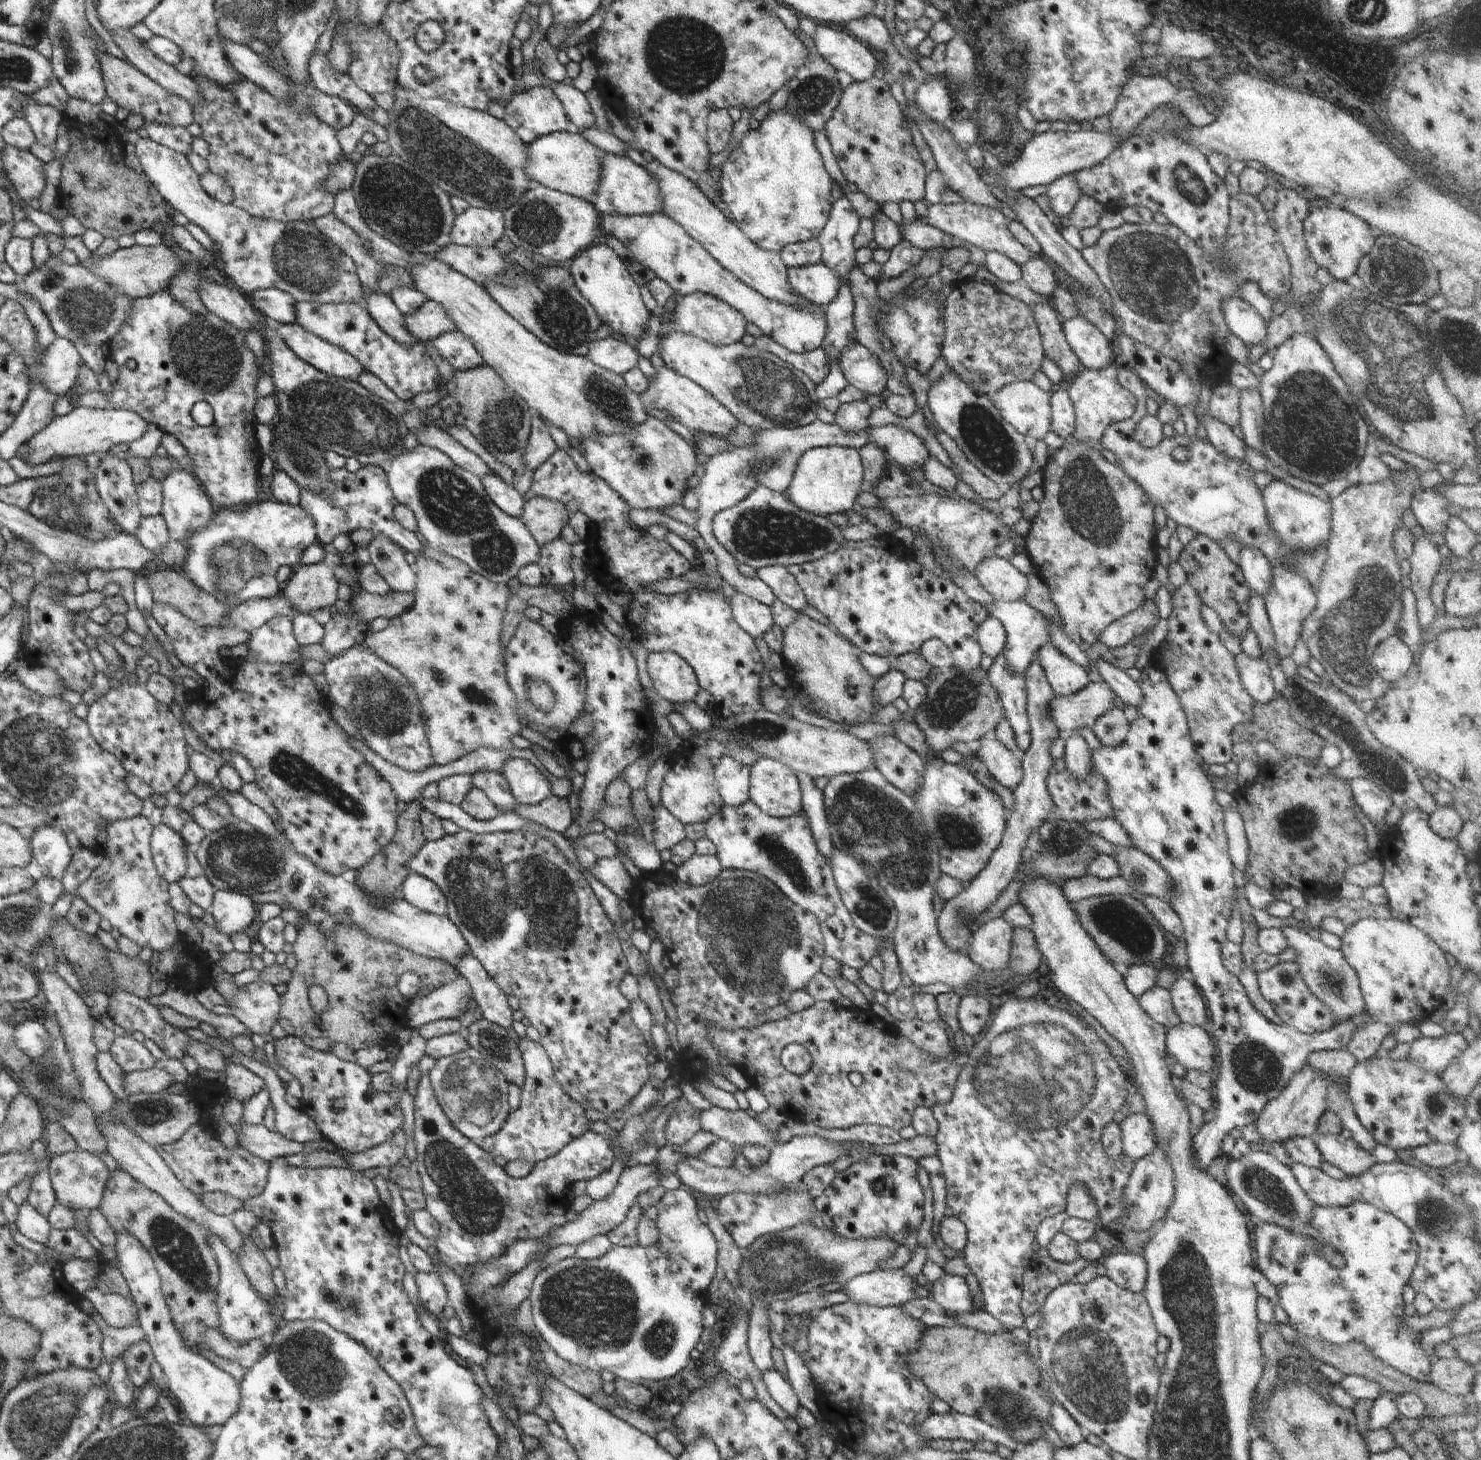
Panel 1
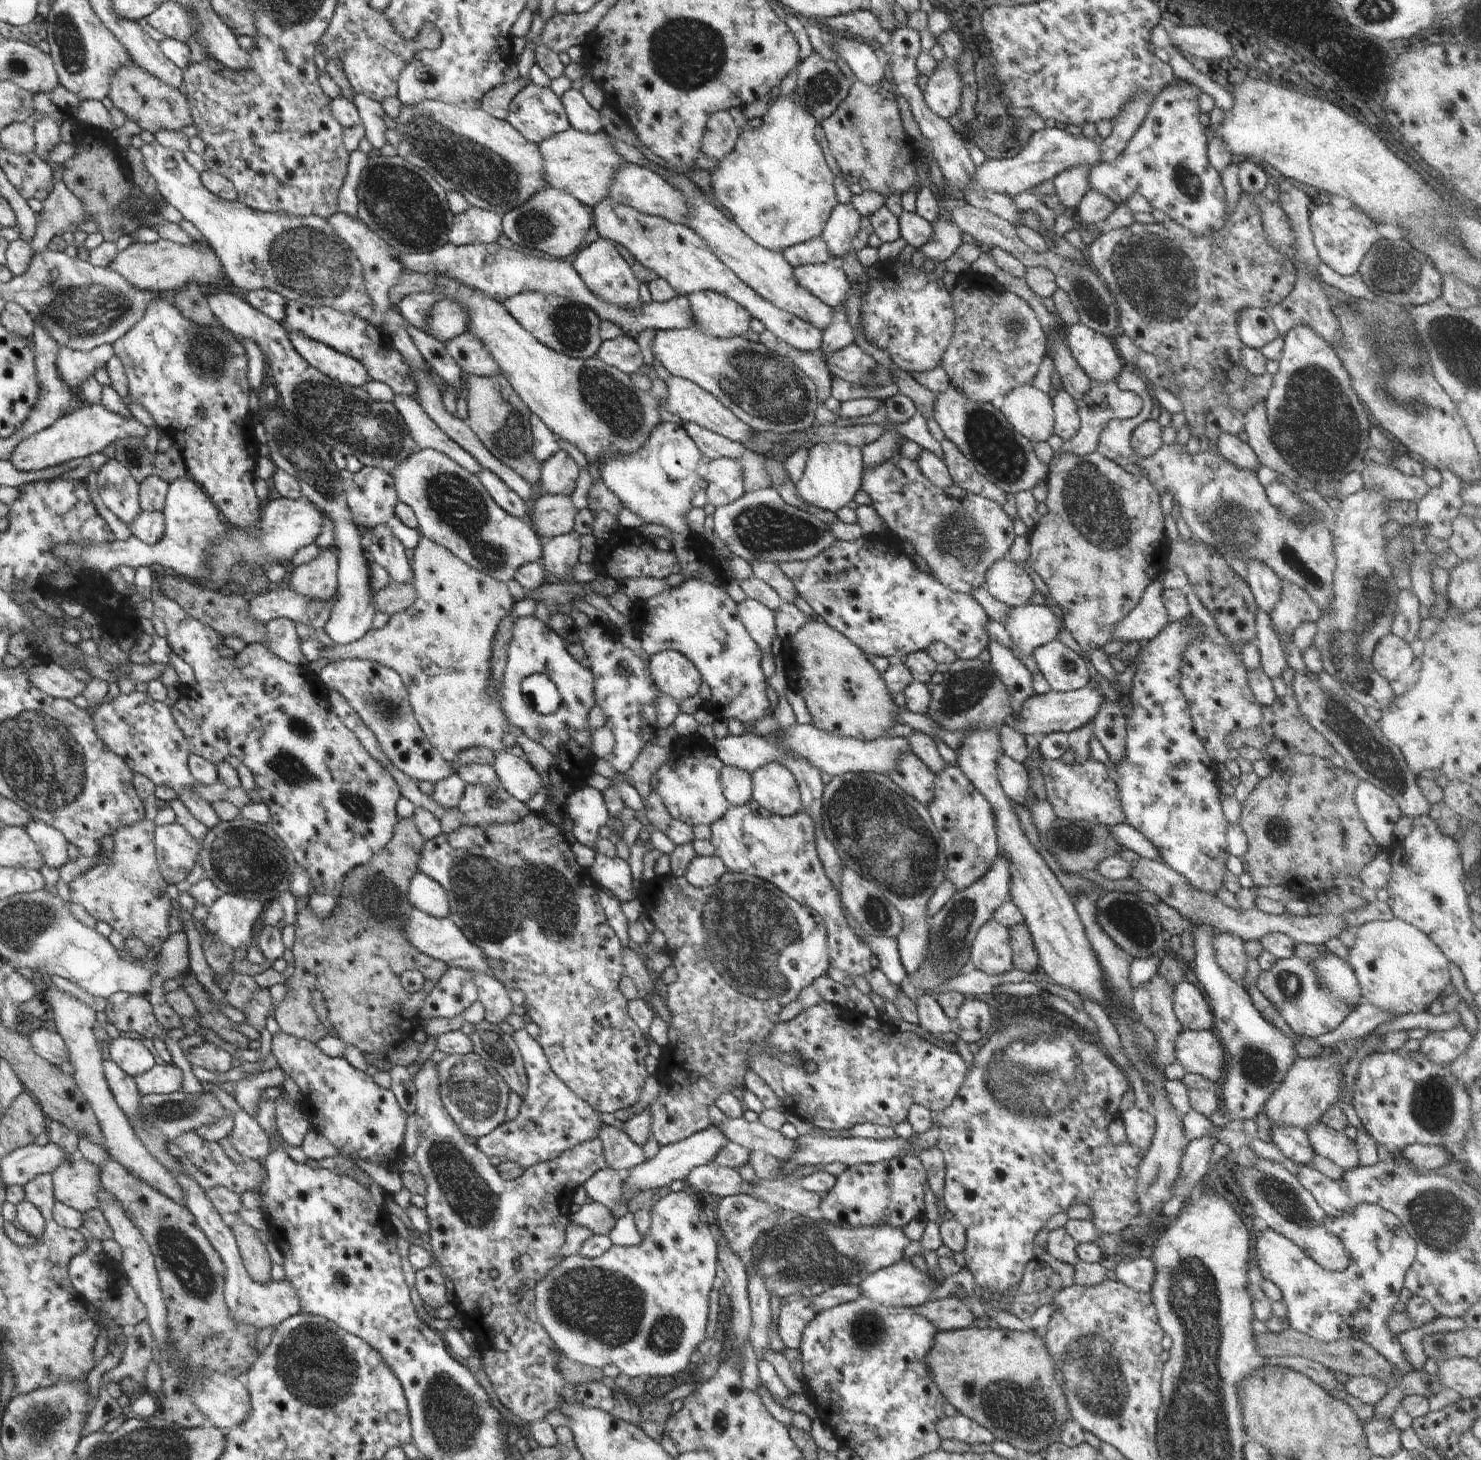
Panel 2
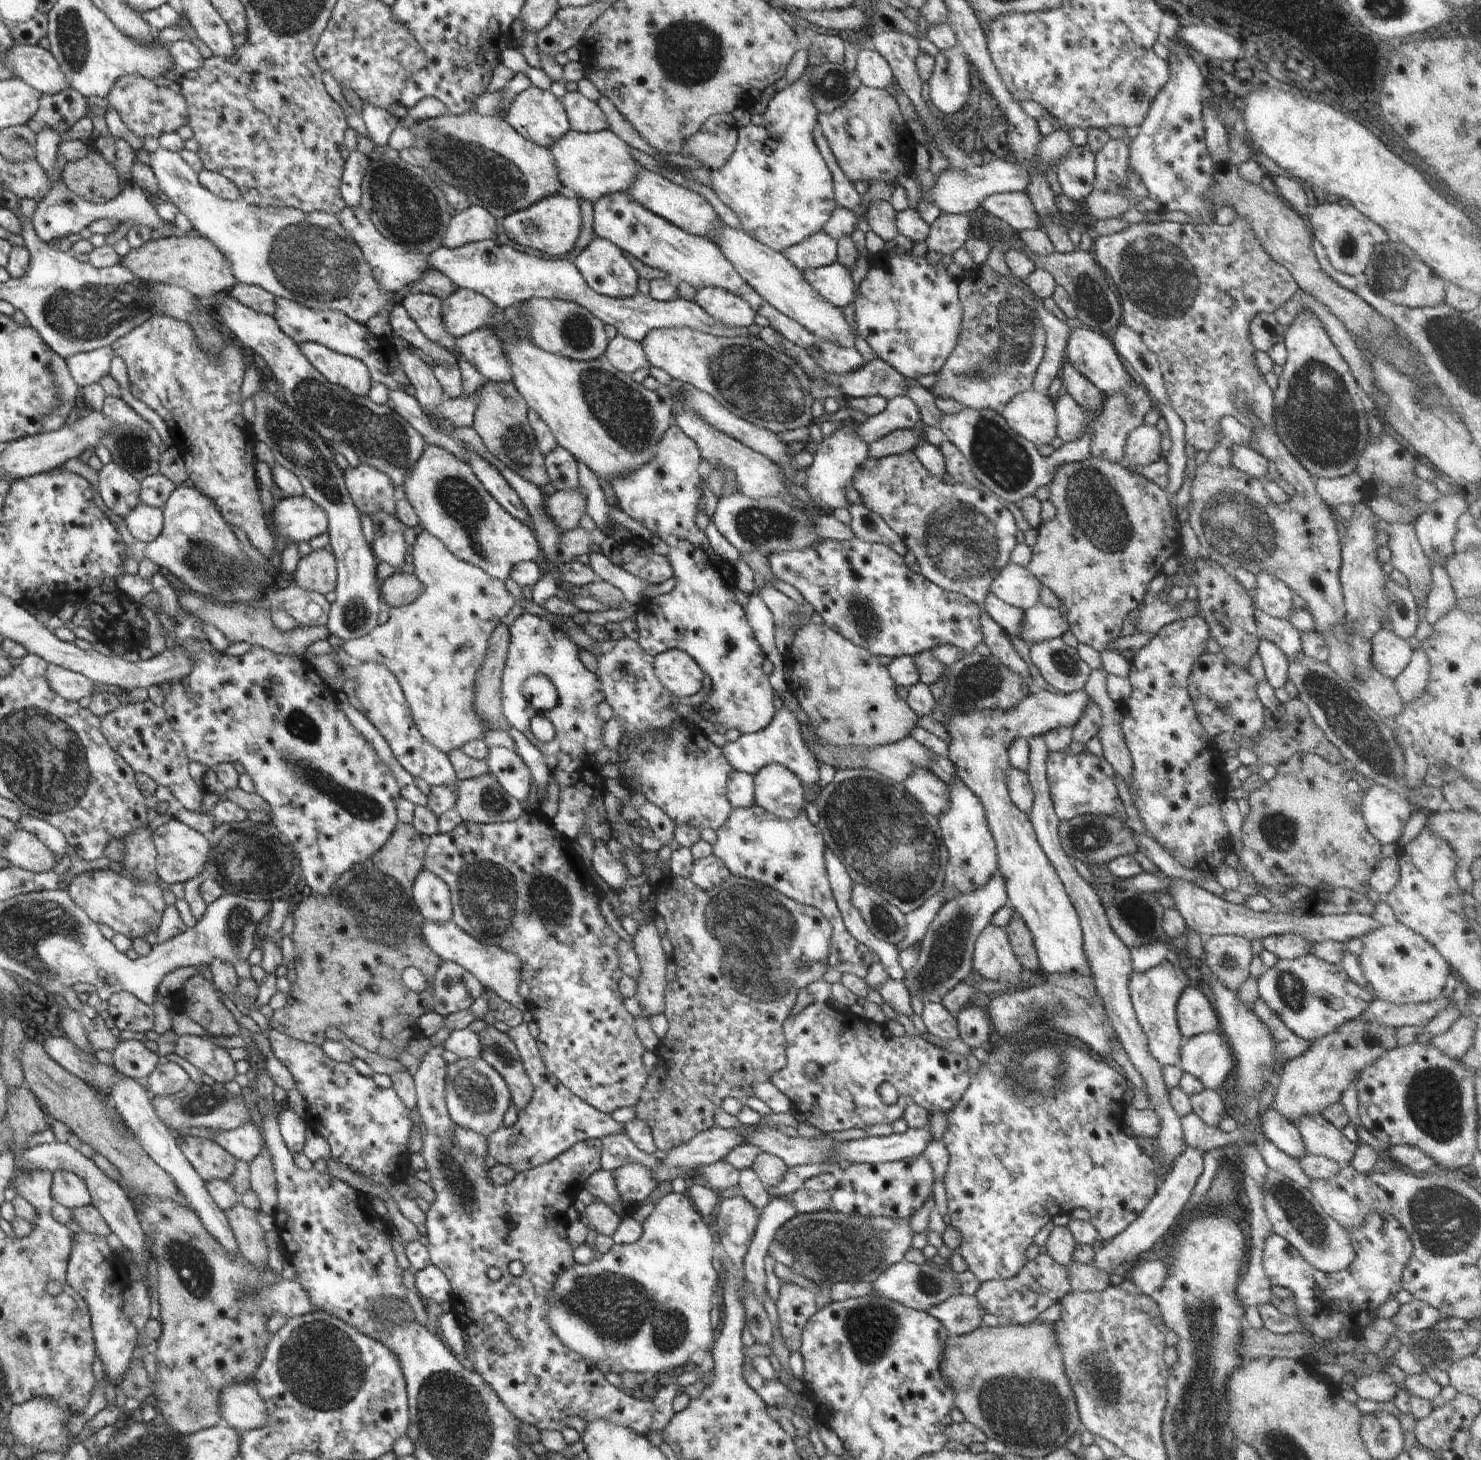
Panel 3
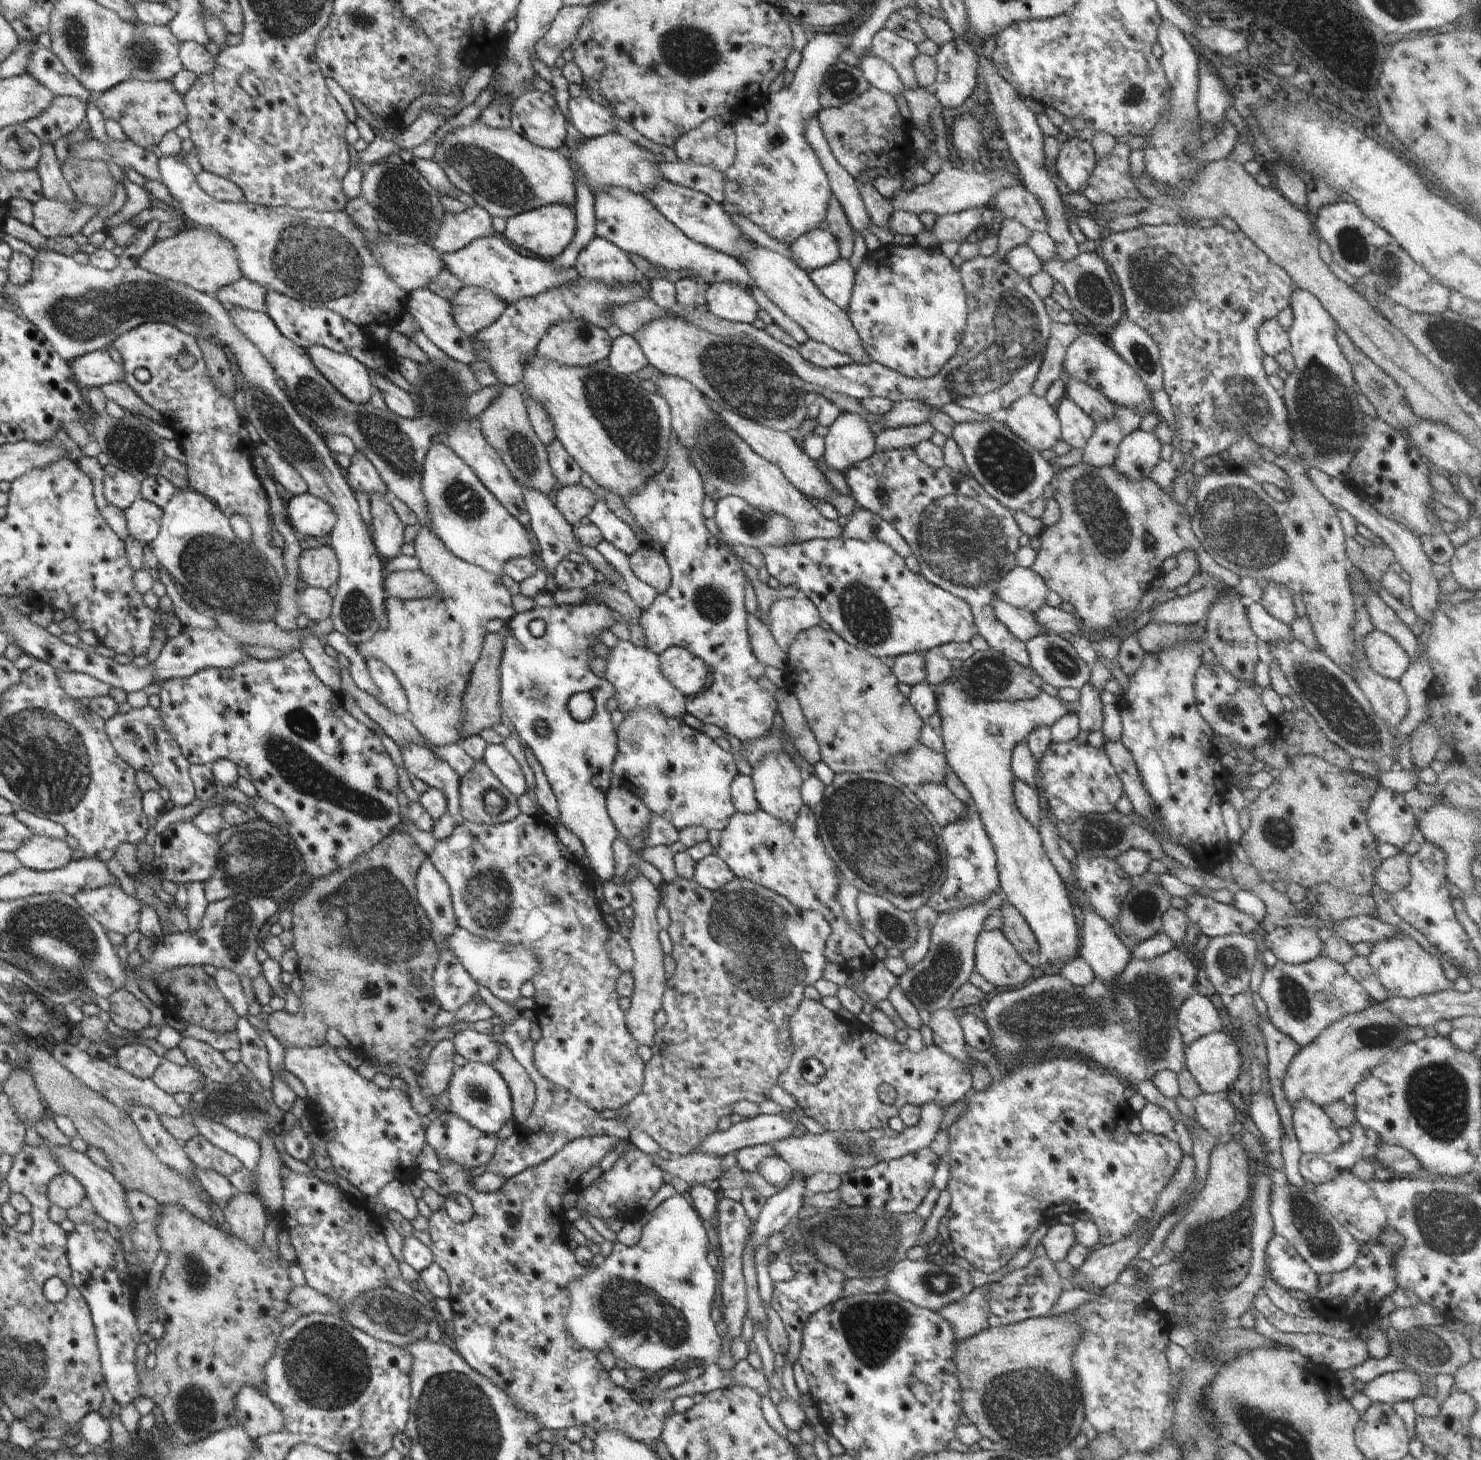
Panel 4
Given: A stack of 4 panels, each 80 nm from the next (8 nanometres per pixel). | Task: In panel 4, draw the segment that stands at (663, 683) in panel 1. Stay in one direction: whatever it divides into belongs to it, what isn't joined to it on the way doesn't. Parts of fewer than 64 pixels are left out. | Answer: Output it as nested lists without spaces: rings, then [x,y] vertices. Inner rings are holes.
[[[679,646],[663,650],[659,654],[659,663],[666,680],[686,697],[692,697],[704,688],[710,671],[700,657]]]

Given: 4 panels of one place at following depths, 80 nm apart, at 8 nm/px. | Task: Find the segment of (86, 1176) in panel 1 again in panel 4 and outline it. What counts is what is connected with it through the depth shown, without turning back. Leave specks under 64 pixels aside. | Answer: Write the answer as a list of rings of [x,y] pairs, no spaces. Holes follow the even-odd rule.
[[[70,1173],[56,1175],[48,1183],[47,1197],[52,1205],[66,1210],[87,1204],[84,1187]]]

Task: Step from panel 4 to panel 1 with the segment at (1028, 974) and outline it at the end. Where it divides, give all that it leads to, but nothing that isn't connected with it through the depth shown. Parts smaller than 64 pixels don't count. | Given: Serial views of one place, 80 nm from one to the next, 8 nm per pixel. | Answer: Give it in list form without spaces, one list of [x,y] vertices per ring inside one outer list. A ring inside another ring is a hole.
[[[1002,916],[988,919],[972,933],[966,954],[985,971],[1006,970],[1013,930]]]

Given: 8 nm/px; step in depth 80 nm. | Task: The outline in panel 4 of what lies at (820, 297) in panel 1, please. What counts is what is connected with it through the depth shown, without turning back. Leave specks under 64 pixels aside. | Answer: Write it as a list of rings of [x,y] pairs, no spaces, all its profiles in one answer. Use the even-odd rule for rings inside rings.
[[[846,259],[809,272],[810,280],[822,294],[843,311],[848,312],[855,270]]]

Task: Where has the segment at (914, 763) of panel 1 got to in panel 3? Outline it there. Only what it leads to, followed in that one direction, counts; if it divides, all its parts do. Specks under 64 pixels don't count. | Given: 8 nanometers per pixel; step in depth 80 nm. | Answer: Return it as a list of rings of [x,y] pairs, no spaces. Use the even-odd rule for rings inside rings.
[[[915,768],[902,784],[934,818],[945,813],[951,805],[947,784],[930,770]]]

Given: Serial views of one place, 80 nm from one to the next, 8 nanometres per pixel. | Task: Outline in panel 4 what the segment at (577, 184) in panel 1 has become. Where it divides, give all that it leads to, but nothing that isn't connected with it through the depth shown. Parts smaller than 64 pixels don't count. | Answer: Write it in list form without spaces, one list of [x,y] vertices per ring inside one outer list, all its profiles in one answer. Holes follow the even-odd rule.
[[[618,132],[601,137],[586,139],[573,151],[565,145],[561,149],[569,160],[571,167],[580,169],[587,180],[591,191],[604,187],[622,187],[638,194],[650,194],[661,184],[662,173],[659,171],[660,156],[630,141]]]

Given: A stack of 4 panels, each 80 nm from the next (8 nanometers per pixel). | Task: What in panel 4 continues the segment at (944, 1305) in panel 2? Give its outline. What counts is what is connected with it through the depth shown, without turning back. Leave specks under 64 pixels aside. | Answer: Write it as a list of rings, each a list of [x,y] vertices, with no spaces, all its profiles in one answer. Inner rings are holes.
[[[974,1287],[960,1302],[946,1305],[939,1313],[954,1327],[957,1340],[966,1340],[980,1334],[990,1327],[989,1318],[993,1317],[988,1306],[987,1290],[984,1287]]]

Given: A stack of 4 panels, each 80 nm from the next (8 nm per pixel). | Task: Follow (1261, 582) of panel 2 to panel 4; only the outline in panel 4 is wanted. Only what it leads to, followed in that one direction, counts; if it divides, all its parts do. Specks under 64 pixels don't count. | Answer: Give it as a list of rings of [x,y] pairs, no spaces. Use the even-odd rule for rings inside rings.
[[[1268,580],[1267,586],[1263,590],[1262,600],[1259,603],[1268,611],[1270,616],[1273,616],[1276,620],[1283,622],[1284,625],[1289,627],[1297,618],[1290,589],[1276,584],[1276,582]]]

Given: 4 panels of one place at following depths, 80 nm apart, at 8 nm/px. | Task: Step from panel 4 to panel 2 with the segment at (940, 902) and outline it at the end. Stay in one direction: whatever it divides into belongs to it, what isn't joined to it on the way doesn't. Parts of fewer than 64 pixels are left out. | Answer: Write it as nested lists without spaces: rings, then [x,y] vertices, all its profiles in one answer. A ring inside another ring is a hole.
[[[956,766],[935,774],[934,796],[927,806],[932,831],[946,855],[945,878],[958,891],[971,887],[993,865],[999,854],[995,818],[990,803]]]

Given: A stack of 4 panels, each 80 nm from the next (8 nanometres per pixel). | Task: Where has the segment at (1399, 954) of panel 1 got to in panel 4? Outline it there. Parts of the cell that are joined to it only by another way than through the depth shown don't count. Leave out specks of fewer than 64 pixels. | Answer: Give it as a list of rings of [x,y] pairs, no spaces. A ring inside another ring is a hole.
[[[1398,930],[1389,941],[1372,943],[1372,952],[1366,958],[1375,978],[1394,997],[1411,999],[1454,988],[1453,983],[1444,975],[1438,957],[1426,952],[1411,935]]]

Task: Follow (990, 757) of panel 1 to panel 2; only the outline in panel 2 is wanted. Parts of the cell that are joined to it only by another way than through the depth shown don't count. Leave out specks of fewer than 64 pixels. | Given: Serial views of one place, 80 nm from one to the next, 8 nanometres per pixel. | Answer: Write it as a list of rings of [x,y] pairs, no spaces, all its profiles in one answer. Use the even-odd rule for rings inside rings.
[[[1002,754],[998,761],[998,780],[1006,796],[1021,805],[1029,799],[1029,774],[1024,764]]]

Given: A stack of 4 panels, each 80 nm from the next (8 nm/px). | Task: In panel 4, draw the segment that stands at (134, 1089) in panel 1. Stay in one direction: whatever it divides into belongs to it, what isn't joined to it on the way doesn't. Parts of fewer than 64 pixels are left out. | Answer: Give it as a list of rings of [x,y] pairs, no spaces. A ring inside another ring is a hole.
[[[163,1061],[151,1079],[158,1088],[171,1095],[176,1092],[190,1092],[193,1095],[209,1082],[208,1078],[192,1065],[181,1066],[171,1061]]]

